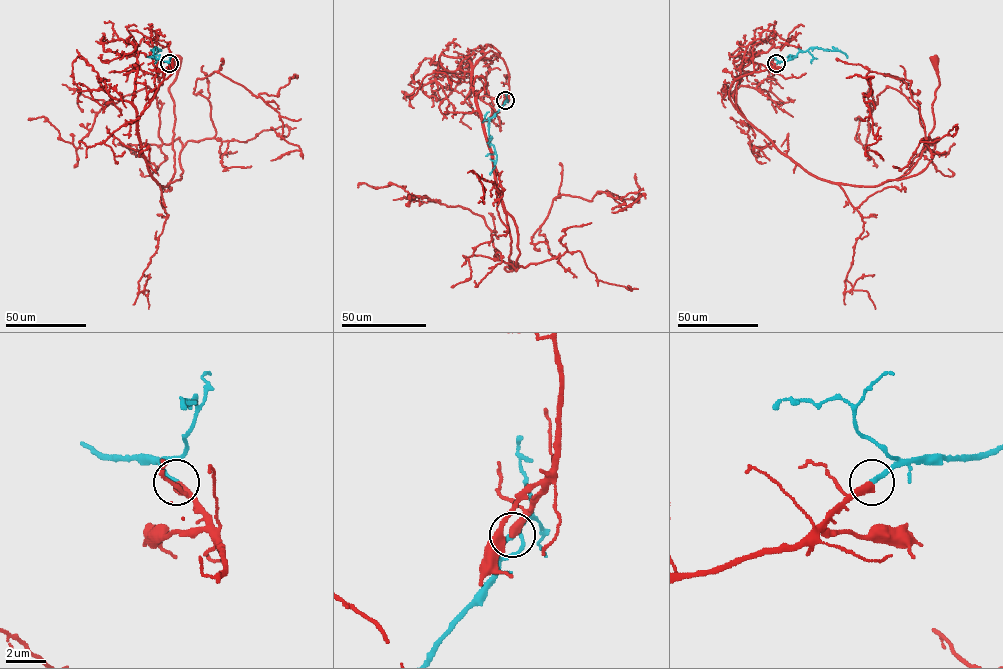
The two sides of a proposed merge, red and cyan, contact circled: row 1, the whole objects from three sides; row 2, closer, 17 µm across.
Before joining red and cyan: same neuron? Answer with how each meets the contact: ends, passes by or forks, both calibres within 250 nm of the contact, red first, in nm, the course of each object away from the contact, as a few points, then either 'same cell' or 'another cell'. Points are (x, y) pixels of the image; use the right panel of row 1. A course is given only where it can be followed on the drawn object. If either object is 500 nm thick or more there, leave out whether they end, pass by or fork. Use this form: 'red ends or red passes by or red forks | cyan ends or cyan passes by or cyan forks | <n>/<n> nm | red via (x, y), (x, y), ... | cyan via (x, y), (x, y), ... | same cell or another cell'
red ends | cyan ends | 440/280 nm | red via (776, 63), (737, 78), (733, 105), (811, 173), (877, 186), (908, 173), (926, 147), (939, 84), (934, 59) | cyan via (776, 63), (792, 59), (798, 52), (810, 48), (839, 51), (847, 58) | same cell

